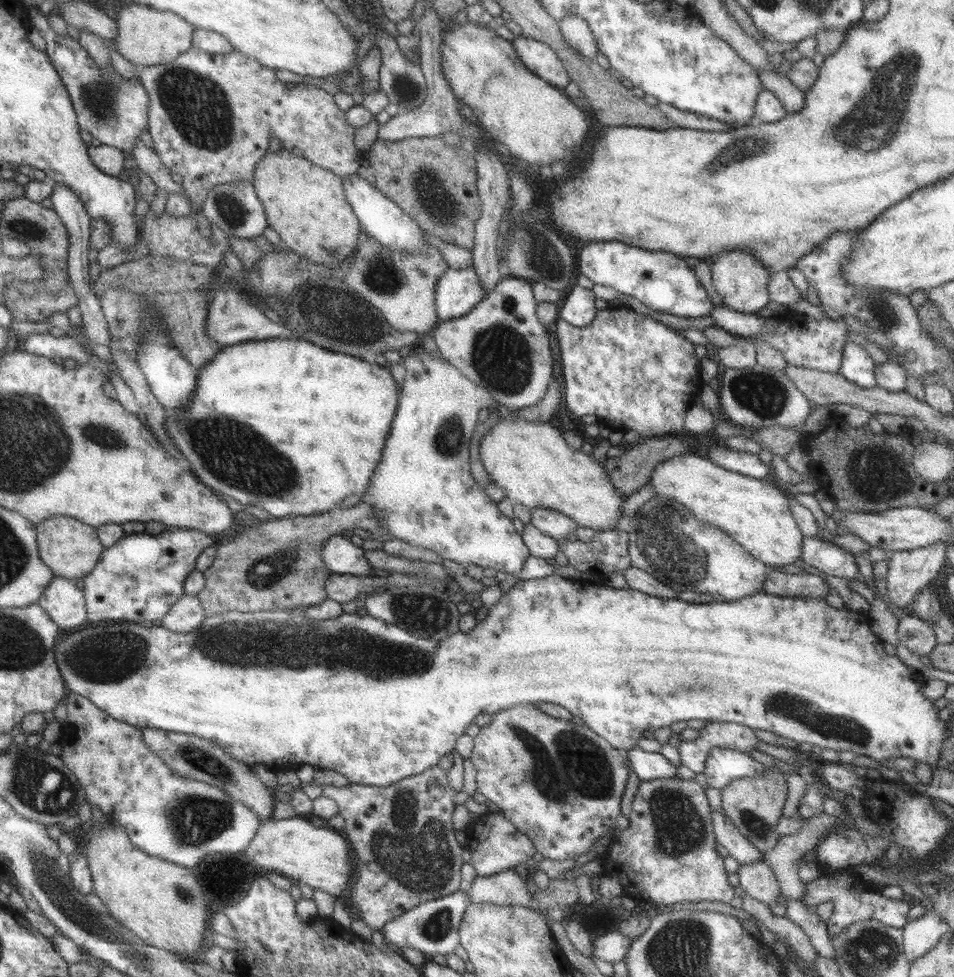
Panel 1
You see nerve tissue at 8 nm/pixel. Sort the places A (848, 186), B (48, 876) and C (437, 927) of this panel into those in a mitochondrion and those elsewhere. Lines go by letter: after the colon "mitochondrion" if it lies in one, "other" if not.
A: other
B: mitochondrion
C: mitochondrion

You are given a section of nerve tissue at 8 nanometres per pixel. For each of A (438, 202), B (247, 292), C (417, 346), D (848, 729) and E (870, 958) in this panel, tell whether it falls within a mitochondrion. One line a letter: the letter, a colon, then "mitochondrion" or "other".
A: mitochondrion
B: other
C: other
D: mitochondrion
E: mitochondrion

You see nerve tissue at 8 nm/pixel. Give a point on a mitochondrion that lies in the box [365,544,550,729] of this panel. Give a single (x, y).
(421, 611)

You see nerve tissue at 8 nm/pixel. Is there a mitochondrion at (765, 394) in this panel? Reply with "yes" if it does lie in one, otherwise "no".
yes

